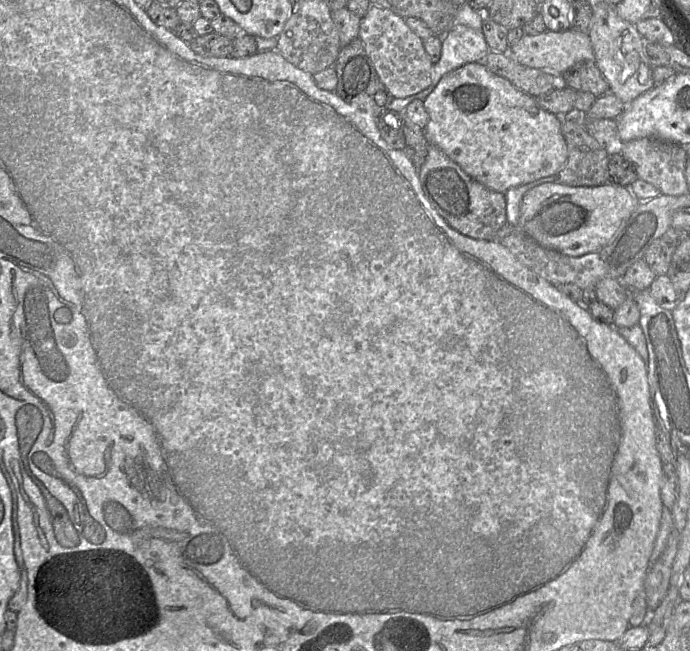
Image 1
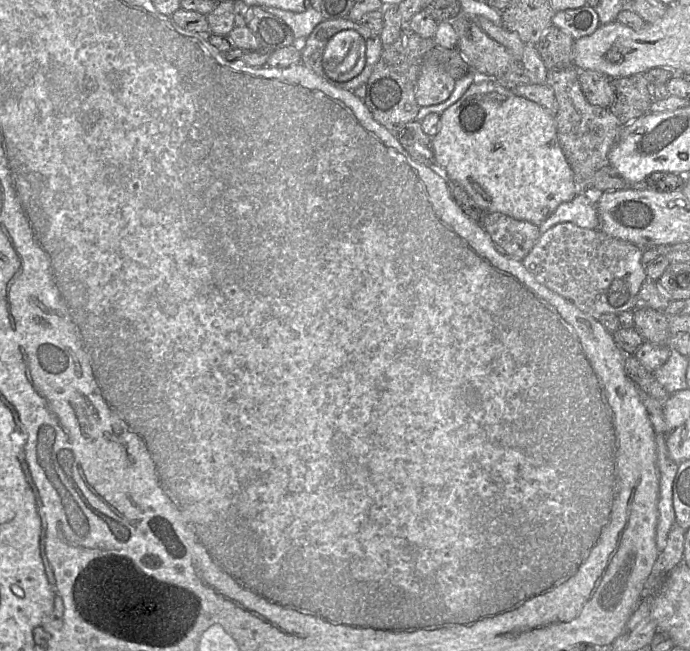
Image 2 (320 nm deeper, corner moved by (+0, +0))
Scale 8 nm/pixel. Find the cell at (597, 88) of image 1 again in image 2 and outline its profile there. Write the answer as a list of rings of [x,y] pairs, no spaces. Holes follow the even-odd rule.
[[[643,74],[612,79],[614,101],[610,112],[621,125],[626,125],[650,112],[654,102],[649,91],[648,82]]]

